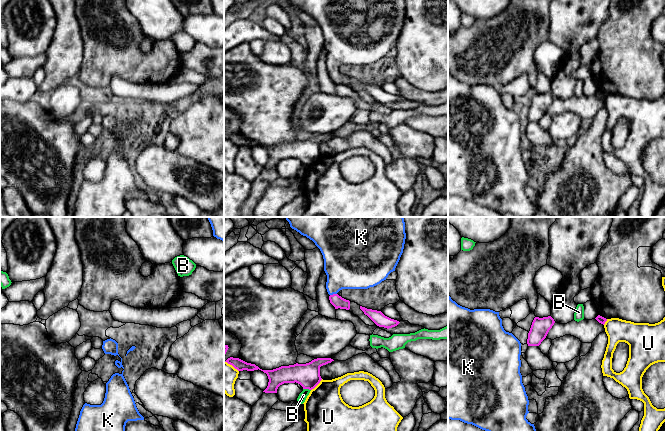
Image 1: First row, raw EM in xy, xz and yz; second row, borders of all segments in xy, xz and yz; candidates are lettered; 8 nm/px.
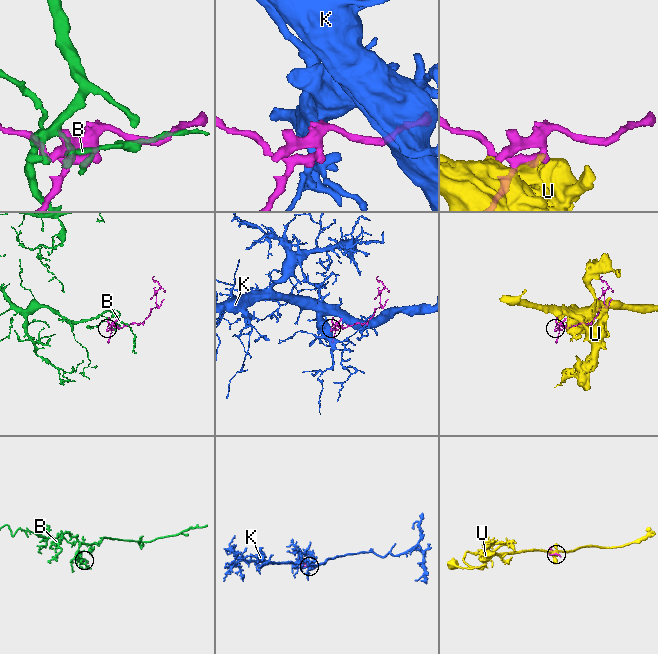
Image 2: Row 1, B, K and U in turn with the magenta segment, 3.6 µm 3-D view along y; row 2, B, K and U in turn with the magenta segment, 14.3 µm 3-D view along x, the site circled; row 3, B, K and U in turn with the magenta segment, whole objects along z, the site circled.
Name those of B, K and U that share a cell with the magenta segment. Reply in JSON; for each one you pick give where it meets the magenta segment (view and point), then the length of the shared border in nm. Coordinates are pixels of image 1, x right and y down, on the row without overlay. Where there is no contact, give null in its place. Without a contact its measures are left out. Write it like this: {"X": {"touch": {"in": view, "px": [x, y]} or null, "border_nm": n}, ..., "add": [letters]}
{"K": {"touch": {"in": "xz", "px": [333, 70]}, "border_nm": 60}, "add": ["K"]}

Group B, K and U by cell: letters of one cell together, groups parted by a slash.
B / K / U

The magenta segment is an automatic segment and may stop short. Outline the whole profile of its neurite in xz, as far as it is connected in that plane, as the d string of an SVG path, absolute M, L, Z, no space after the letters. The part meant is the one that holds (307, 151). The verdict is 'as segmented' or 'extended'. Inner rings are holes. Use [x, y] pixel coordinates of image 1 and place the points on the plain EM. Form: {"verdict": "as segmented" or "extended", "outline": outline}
{"verdict": "as segmented", "outline": "M233 133L228 134L228 135L227 135L226 137L224 137L224 138L227 138L228 140L232 141L232 142L233 142L235 145L237 145L238 147L243 147L243 146L254 147L254 146L258 146L258 145L261 146L261 147L263 147L264 149L267 150L268 155L269 155L268 162L267 162L267 164L266 164L263 168L265 168L265 169L277 169L278 163L279 163L280 161L282 161L282 160L284 160L284 159L295 159L295 158L296 158L296 159L300 160L300 161L303 163L303 165L309 165L309 166L314 165L314 164L320 159L320 157L322 156L322 154L321 154L321 152L320 152L320 143L323 142L323 141L326 141L326 140L328 140L328 139L331 139L332 137L334 137L334 136L331 135L331 134L317 134L317 135L314 135L314 136L312 136L311 138L306 139L306 140L298 140L298 139L296 139L296 140L294 140L294 141L281 142L281 143L276 144L276 145L273 145L273 146L262 146L262 145L260 145L258 142L256 142L255 140L247 139L247 138L245 138L245 137L239 135L239 134L233 134Z"}

